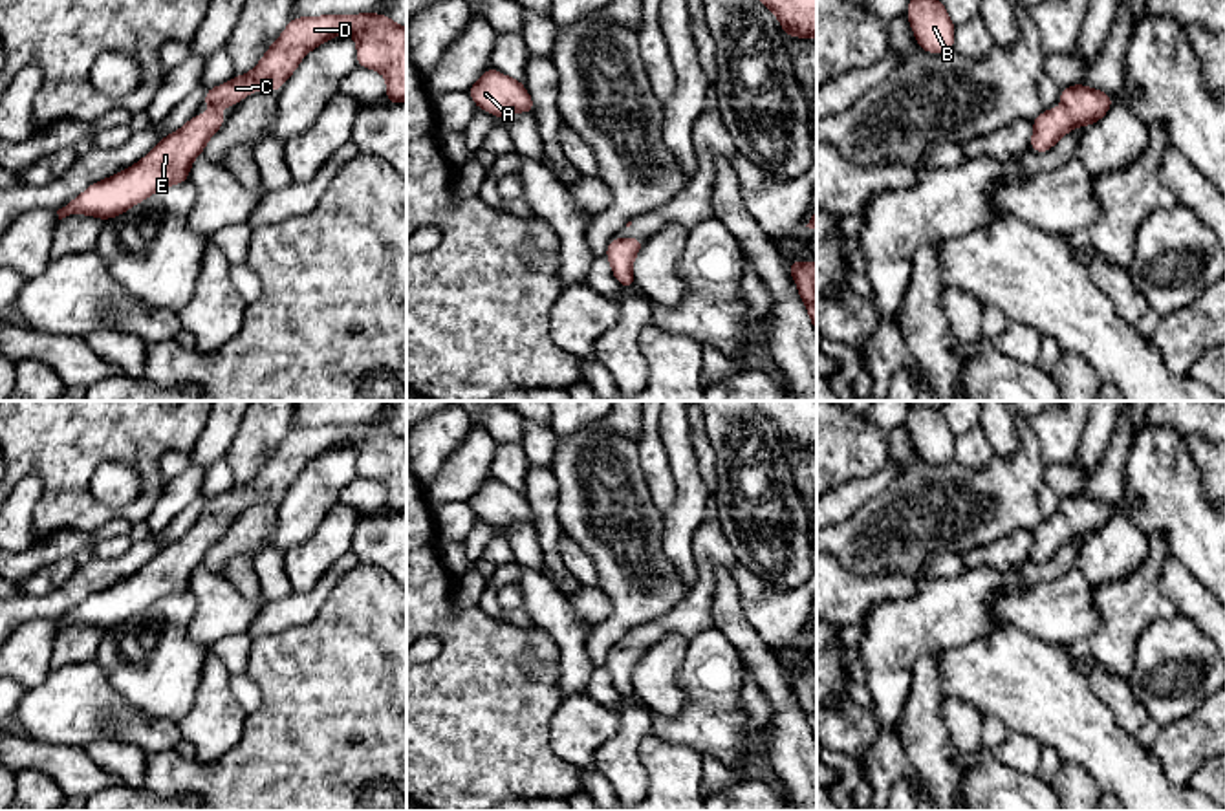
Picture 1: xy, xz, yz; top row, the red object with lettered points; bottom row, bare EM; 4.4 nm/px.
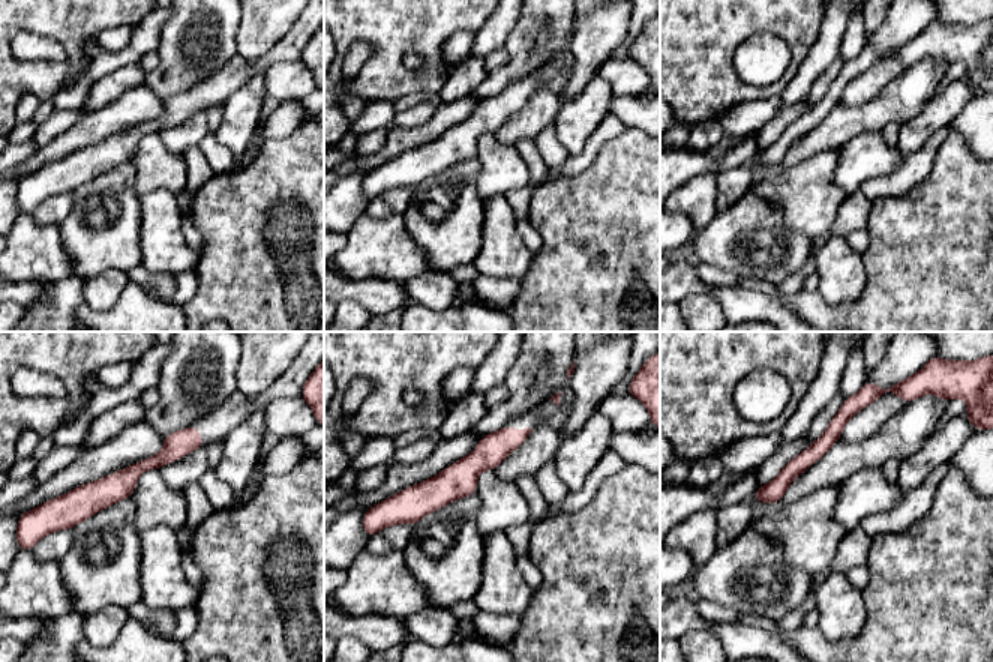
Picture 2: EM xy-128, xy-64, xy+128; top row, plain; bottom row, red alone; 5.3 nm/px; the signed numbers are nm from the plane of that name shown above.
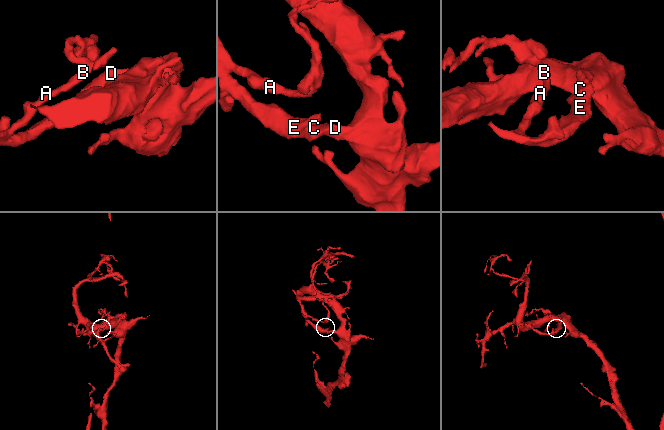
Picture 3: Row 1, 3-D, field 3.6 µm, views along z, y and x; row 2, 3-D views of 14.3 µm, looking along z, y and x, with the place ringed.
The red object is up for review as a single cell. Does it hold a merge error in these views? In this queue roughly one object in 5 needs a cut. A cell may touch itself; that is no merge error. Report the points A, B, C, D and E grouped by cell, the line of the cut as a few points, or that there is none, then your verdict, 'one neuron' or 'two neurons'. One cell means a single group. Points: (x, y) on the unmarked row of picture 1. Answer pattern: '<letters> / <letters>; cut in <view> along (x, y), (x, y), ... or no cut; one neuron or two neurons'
A B C D E; no cut; one neuron

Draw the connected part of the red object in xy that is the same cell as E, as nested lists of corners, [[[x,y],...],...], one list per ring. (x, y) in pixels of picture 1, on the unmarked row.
[[[223,522],[194,525],[174,544],[165,546],[130,579],[92,593],[82,604],[59,619],[59,630],[88,624],[112,630],[165,597],[189,591],[192,571],[203,564],[207,551],[227,531]]]

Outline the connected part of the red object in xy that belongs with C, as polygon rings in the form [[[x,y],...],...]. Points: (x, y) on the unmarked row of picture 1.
[[[361,423],[295,427],[249,483],[207,498],[203,518],[238,514],[256,500],[280,502],[311,460],[341,445],[357,450],[357,476],[386,487],[386,513],[407,513],[407,438],[386,425]]]

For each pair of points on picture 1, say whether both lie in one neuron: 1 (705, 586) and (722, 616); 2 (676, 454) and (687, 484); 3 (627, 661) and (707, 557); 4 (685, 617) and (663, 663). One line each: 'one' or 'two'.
1: two
2: one
3: one
4: two

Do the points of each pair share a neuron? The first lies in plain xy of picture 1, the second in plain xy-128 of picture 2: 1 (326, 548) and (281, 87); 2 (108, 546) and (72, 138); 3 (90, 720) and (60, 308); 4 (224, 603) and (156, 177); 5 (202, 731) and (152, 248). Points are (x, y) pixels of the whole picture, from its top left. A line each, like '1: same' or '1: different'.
1: different
2: different
3: different
4: same
5: same

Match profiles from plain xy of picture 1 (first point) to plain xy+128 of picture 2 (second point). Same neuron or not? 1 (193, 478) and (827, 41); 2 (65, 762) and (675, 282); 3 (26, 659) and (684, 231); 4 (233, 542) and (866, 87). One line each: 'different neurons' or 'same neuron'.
1: same neuron
2: different neurons
3: different neurons
4: same neuron

